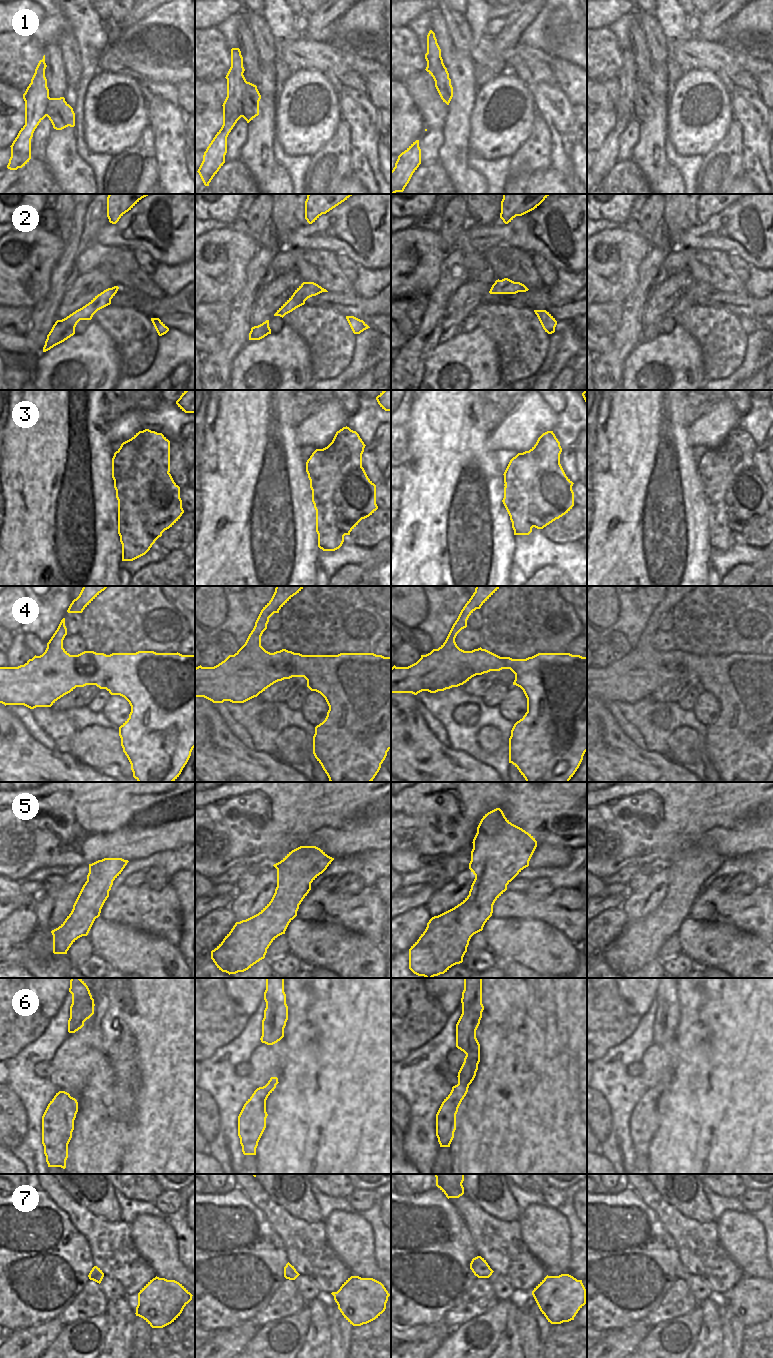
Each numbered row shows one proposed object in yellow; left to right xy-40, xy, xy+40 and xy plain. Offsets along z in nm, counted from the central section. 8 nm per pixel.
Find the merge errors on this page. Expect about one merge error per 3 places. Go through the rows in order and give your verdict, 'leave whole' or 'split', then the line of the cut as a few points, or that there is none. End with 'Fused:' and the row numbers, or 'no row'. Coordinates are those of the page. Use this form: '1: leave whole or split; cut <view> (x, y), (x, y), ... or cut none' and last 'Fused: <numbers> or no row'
1: split; cut xy (246, 81), (243, 85), (243, 114), (241, 116)
2: leave whole; cut none
3: split; cut xy (361, 466), (331, 493), (354, 509), (343, 521)
4: leave whole; cut none
5: leave whole; cut none
6: leave whole; cut none
7: leave whole; cut none
Fused: 1, 3

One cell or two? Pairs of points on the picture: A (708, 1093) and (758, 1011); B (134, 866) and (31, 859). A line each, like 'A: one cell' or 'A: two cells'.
A: one cell
B: two cells

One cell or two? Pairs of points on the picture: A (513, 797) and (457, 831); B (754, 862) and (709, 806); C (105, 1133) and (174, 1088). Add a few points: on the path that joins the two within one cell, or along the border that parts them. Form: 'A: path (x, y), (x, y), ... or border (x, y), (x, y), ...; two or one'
A: path (499, 797), (490, 797), (470, 817); one
B: border (762, 849), (726, 859); two
C: path (123, 1133), (131, 1133), (158, 1106); one

